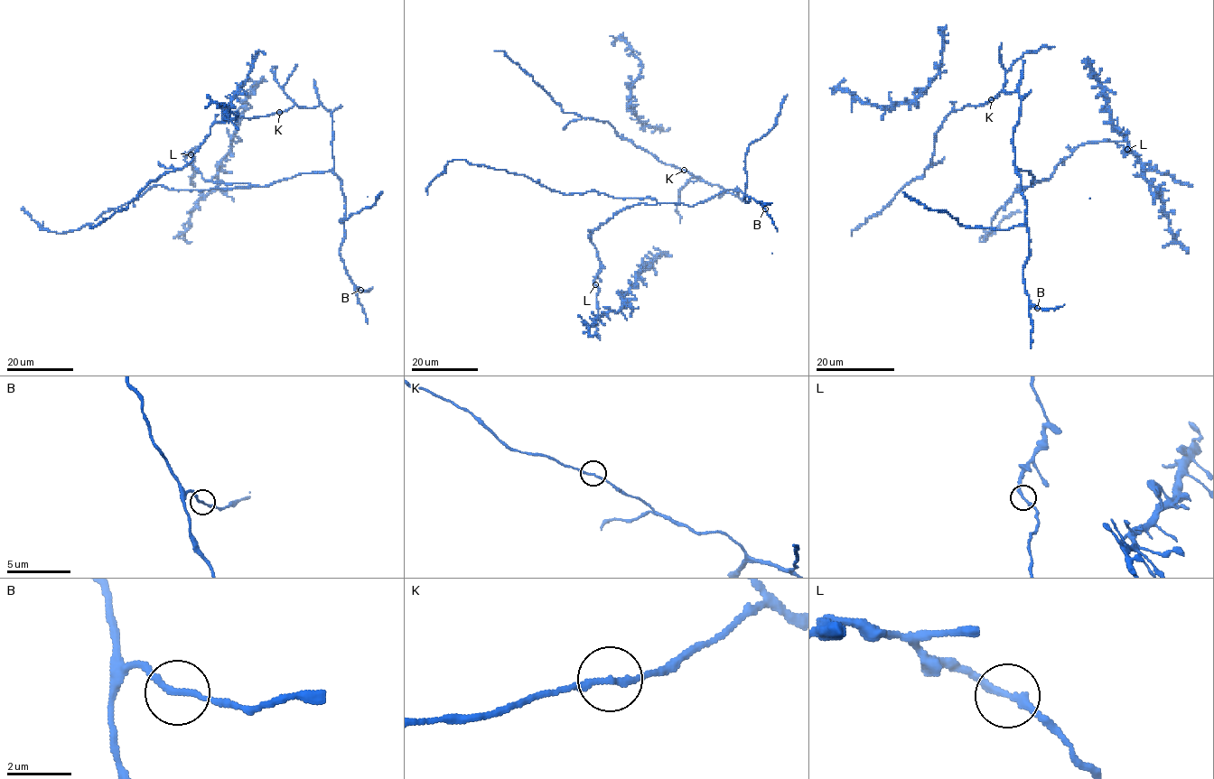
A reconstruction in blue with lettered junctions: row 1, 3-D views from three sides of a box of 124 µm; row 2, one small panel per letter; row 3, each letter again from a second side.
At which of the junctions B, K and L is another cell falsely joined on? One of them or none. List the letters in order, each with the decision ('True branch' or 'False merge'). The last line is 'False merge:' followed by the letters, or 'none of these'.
B: True branch
K: True branch
L: True branch
False merge: none of these

